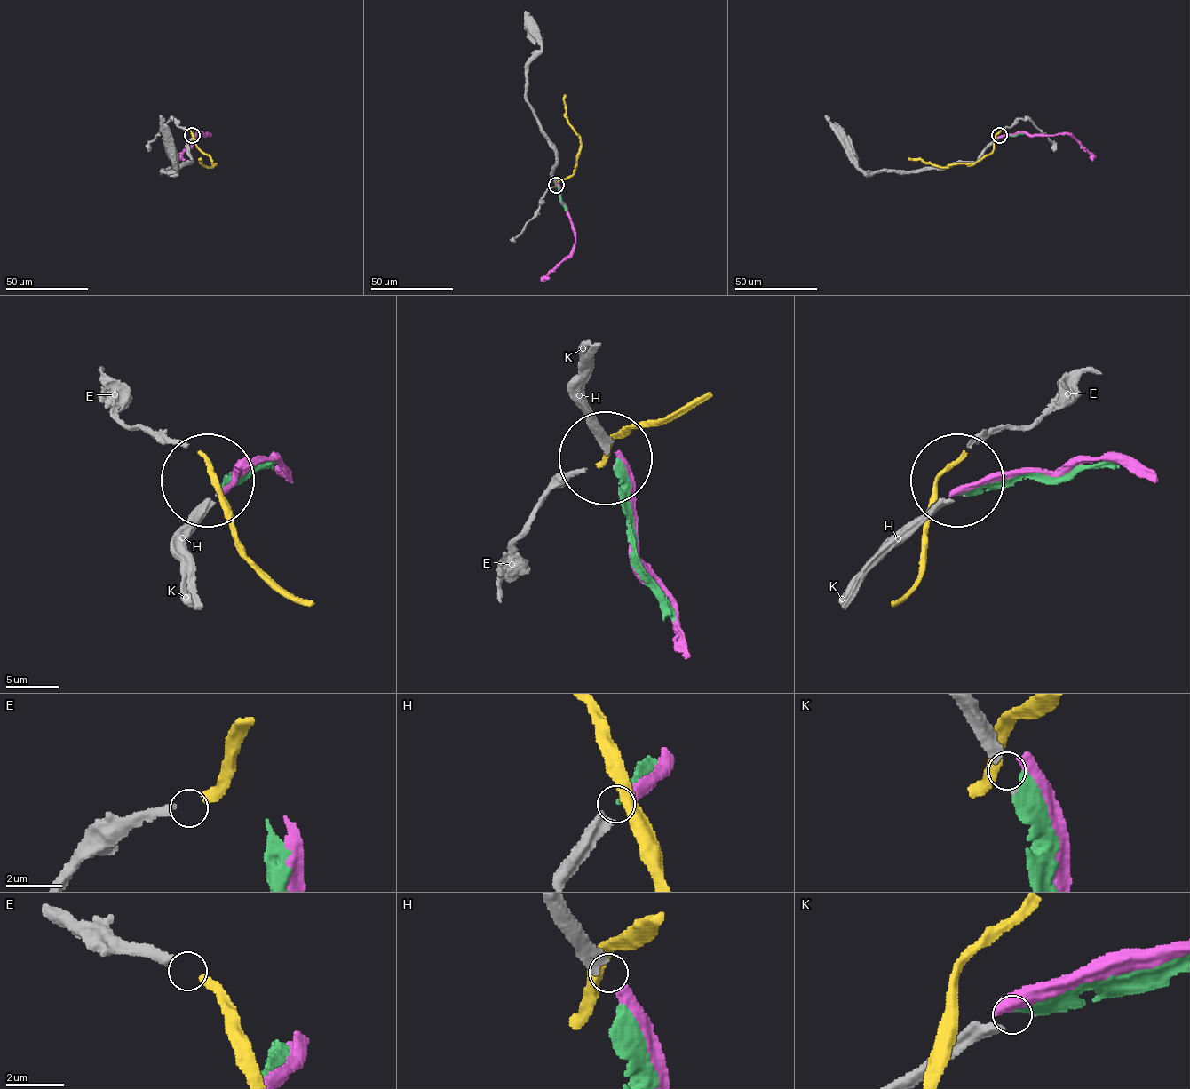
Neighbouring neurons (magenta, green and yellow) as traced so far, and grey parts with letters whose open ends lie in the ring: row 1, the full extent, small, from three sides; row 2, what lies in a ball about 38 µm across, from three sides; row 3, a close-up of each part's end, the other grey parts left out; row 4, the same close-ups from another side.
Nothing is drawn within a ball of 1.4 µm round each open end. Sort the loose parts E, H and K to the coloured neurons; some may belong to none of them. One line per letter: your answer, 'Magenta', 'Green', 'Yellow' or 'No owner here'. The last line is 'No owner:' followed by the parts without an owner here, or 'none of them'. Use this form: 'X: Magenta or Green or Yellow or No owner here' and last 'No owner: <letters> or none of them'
E: Yellow
H: Magenta
K: Green
No owner: none of them

